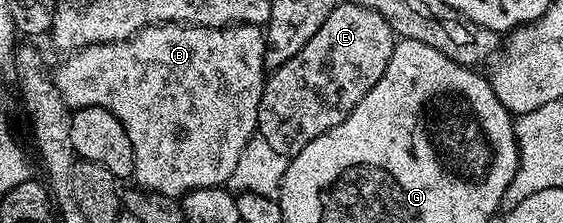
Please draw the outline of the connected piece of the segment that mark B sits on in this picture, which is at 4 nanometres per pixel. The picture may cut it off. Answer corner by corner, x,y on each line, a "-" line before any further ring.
161,22
158,26
148,26
139,33
132,34
127,40
85,46
81,50
70,53
57,70
52,71
53,83
59,88
63,100
70,108
98,106
107,108
117,117
119,124
127,128
127,137
131,140
131,148
135,148
135,168
132,181
142,190
150,190
168,198
180,199
192,190
202,190
212,186
224,187
228,183
231,172
235,172
235,163
243,153
243,148
257,134
257,117
259,116
259,100
263,96
263,88
267,77
265,65
265,35
261,26
191,26
183,22

